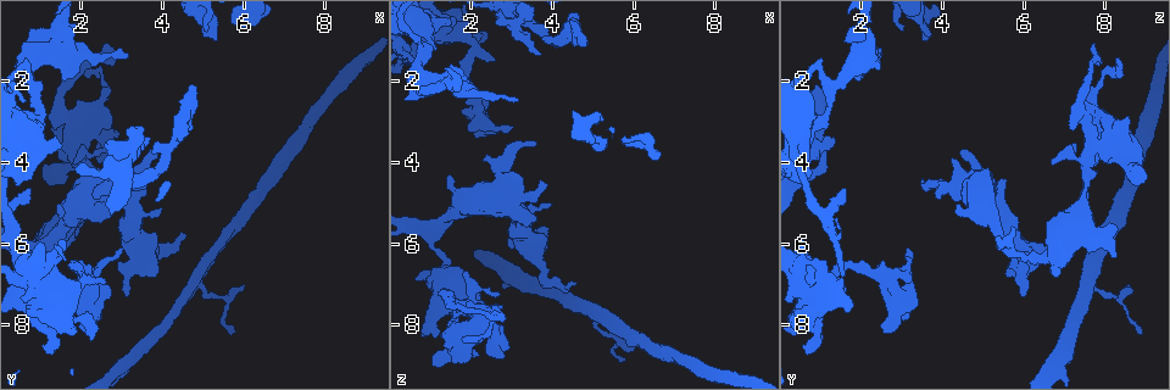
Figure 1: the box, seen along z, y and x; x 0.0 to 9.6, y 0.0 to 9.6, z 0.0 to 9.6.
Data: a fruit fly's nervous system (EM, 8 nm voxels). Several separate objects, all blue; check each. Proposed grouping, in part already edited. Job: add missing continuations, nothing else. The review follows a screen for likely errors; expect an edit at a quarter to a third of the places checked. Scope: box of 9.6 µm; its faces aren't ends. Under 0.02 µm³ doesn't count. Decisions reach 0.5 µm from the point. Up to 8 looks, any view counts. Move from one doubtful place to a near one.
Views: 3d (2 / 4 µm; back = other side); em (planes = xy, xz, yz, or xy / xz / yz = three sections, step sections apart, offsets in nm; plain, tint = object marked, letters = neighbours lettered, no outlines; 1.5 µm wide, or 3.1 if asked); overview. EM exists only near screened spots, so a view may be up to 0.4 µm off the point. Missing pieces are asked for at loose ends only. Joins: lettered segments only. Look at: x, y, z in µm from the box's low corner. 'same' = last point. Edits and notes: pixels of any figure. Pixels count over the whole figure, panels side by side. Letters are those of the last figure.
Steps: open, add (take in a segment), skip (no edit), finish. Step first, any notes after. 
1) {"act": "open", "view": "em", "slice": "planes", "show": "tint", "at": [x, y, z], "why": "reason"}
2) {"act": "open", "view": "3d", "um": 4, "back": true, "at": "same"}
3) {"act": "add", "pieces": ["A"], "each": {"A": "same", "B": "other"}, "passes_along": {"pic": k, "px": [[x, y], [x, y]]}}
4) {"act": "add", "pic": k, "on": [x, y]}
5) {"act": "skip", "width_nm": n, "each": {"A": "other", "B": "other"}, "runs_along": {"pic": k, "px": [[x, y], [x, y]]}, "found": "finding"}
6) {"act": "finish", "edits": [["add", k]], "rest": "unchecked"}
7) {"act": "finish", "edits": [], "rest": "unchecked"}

{"act": "open", "view": "em", "slice": "planes", "show": "plain", "at": [3.85, 6.75, 5.65], "why": "thick end"}

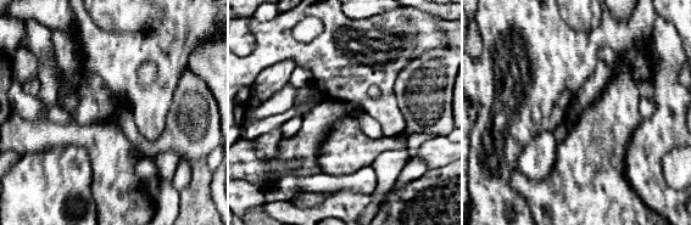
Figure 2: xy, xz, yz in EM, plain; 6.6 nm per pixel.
{"act": "open", "view": "em", "slice": "planes", "show": "letters", "at": "same"}

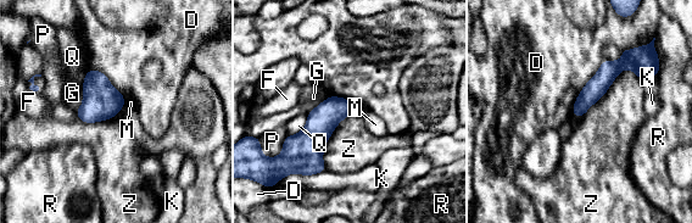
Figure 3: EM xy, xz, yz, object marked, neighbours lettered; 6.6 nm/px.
{"act": "skip", "each": {"D": "other", "F": "other", "G": "other", "K": "other", "M": "other", "P": "other", "Q": "other", "R": "other", "Z": "other"}, "border": {"pic": 3, "px": [[636, 73], [623, 70], [582, 117]]}, "found": "none of them fits"}

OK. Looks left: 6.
{"act": "open", "view": "3d", "um": 2, "at": [6.00, 6.95, 8.55], "why": "an open end"}

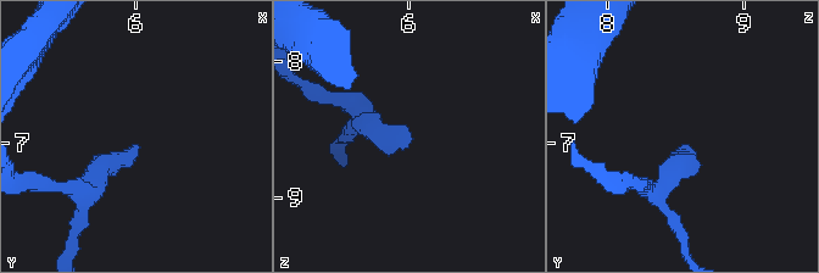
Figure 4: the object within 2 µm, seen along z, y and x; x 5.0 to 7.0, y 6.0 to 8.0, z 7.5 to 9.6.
{"act": "open", "view": "em", "slice": "xy", "step": 4, "show": "tint", "at": [6.02, 7.02, 8.58], "why": "now the EM"}

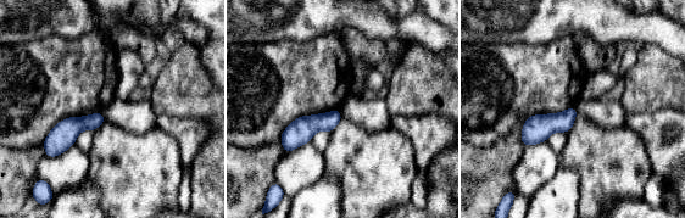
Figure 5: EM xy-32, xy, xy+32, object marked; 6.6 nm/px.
{"act": "open", "view": "em", "slice": "planes", "show": "letters", "at": "same", "why": "another direction"}

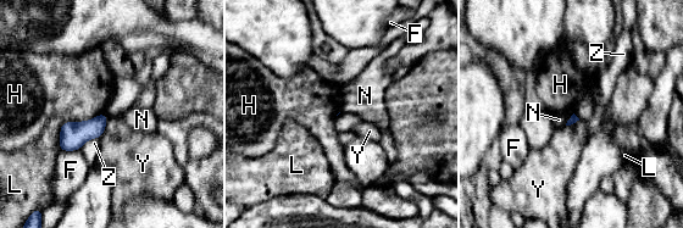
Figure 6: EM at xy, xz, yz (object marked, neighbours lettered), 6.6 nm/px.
{"act": "skip", "each": {"F": "other", "H": "other", "L": "other", "N": "other", "Y": "other", "Z": "other"}, "border": {"pic": 6, "px": [[109, 118], [100, 138]]}, "found": "no lettered segment goes on from it"}

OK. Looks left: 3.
{"act": "open", "view": "em", "slice": "planes", "show": "letters", "at": [1.75, 1.70, 8.45], "why": "thin end"}

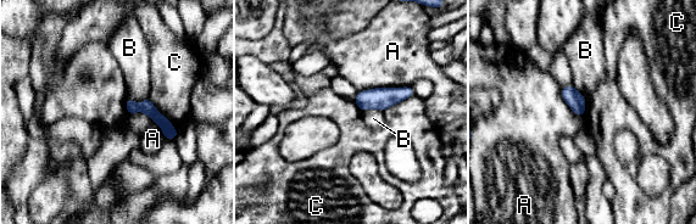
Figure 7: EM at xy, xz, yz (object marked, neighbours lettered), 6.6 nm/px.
{"act": "skip", "each": {"A": "other", "B": "other", "C": "other"}, "found": "none of them fits"}

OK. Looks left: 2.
{"act": "finish", "edits": [], "rest": "unchecked"}

